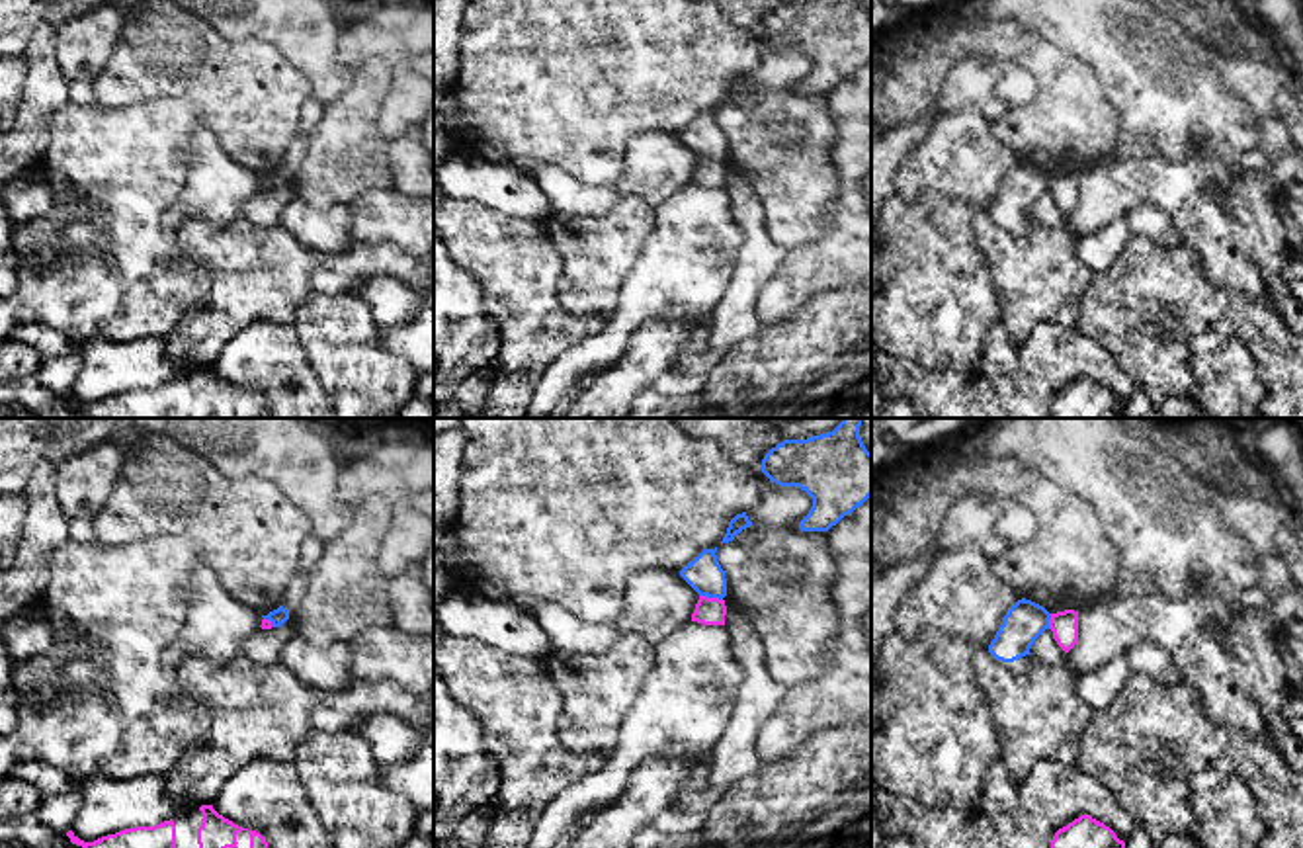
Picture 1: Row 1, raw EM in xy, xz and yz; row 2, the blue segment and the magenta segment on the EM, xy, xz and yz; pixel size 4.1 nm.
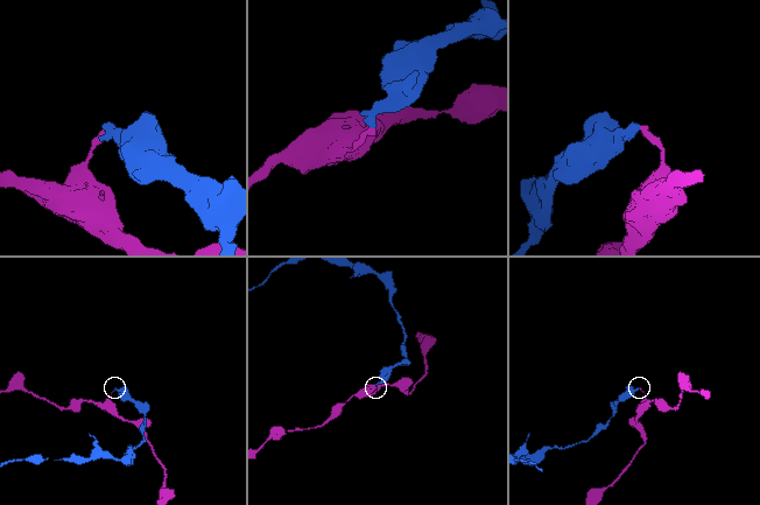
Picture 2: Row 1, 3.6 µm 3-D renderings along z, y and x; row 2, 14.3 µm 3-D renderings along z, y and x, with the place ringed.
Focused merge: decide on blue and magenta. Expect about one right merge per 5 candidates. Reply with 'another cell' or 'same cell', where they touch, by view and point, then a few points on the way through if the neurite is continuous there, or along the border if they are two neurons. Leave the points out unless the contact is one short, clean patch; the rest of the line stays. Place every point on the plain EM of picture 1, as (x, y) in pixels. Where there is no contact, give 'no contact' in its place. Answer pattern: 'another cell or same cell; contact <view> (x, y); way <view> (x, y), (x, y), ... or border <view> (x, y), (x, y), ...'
another cell; contact xz (712, 159); border xz (700, 157), (721, 163)

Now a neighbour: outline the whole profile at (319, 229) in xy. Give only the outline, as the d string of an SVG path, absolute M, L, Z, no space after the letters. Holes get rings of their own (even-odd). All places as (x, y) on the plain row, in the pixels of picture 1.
M293 197L281 211L279 225L301 244L316 252L348 250L352 240L352 205L316 209Z

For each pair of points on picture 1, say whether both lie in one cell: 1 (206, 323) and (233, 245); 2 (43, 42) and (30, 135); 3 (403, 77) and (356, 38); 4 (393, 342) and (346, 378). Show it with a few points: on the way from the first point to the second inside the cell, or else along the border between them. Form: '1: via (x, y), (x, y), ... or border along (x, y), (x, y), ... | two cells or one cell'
1: via (225, 303), (233, 296), (233, 264) | one cell
2: via (40, 65), (40, 102), (36, 112) | one cell
3: via (401, 63), (376, 38), (370, 38) | one cell
4: border along (381, 329), (385, 346), (401, 354), (413, 368) | two cells

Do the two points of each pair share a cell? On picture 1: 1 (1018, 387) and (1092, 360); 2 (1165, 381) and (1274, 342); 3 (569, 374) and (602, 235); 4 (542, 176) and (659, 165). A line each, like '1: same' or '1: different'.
1: same
2: same
3: different
4: same

